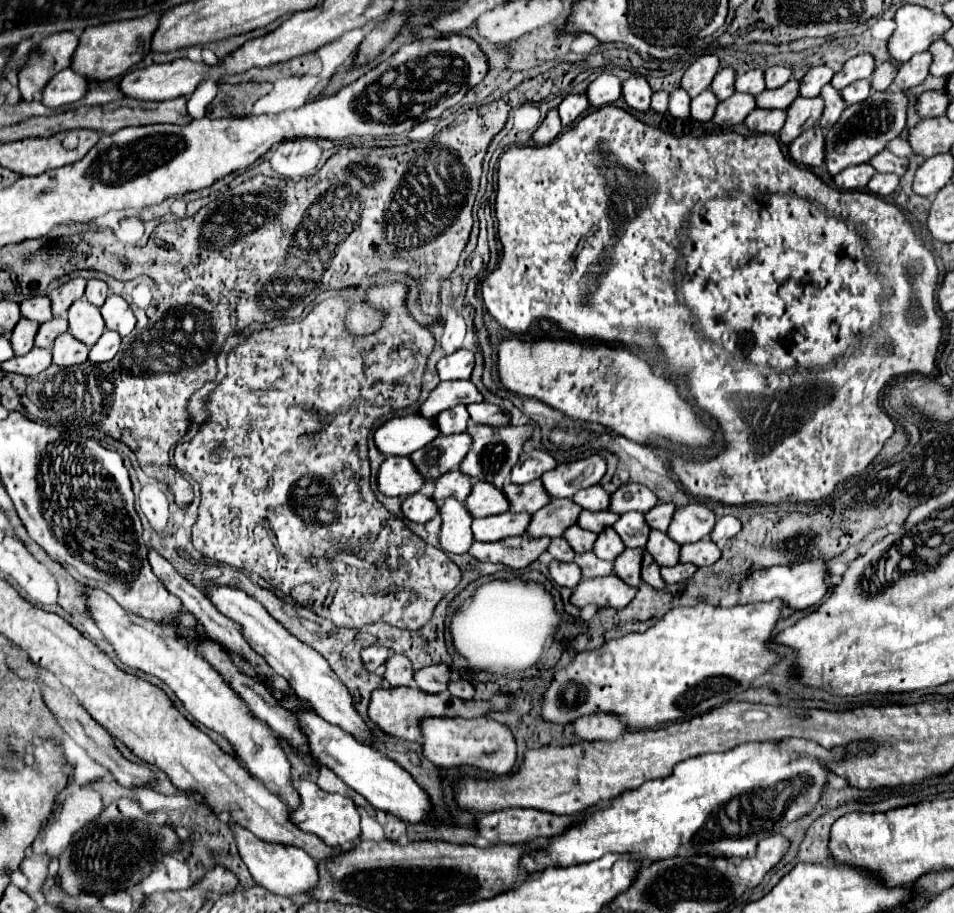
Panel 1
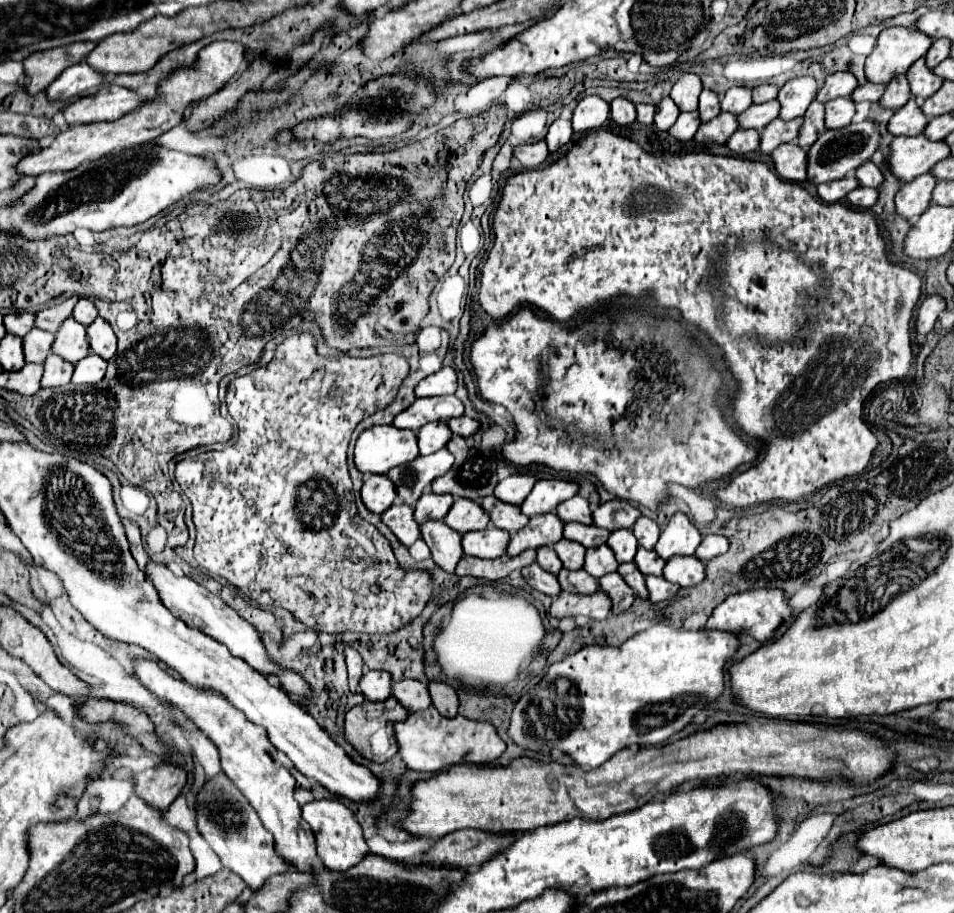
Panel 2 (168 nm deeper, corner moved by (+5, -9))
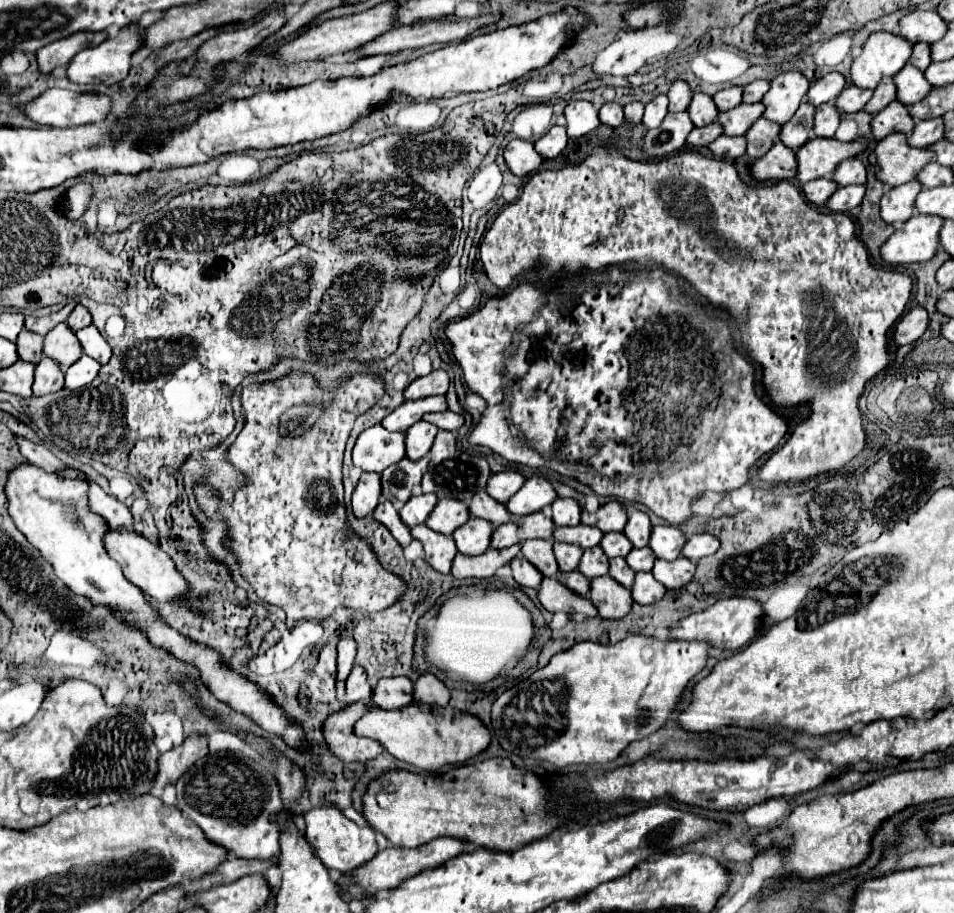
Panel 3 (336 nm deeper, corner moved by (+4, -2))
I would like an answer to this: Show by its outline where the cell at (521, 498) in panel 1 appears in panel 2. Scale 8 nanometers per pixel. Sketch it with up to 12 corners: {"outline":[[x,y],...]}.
{"outline":[[483,497],[493,527],[511,535],[527,525],[519,507]]}

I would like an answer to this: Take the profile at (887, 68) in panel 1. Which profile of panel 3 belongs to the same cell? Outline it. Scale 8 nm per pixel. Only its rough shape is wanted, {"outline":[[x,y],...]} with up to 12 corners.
{"outline":[[852,84],[836,98],[836,108],[858,112],[872,98],[872,90]]}

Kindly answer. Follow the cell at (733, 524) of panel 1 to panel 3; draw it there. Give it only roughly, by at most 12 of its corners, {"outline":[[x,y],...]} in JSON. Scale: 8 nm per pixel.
{"outline":[[712,534],[692,536],[682,554],[690,560],[712,556],[720,540]]}

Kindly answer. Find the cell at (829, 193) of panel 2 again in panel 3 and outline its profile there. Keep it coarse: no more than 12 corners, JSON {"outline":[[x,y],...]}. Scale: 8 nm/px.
{"outline":[[828,178],[804,184],[808,202],[822,206],[838,190]]}

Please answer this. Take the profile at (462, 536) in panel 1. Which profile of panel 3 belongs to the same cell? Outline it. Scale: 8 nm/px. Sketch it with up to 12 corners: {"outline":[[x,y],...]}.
{"outline":[[426,524],[414,526],[412,536],[426,548],[424,560],[450,574],[458,554],[454,538],[436,534]]}

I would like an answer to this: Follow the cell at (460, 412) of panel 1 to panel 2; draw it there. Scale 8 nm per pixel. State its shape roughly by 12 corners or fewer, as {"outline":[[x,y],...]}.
{"outline":[[427,423],[417,431],[419,453],[431,455],[447,445],[447,423]]}

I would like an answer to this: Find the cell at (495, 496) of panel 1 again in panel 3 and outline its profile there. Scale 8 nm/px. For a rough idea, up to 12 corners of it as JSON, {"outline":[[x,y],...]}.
{"outline":[[440,498],[426,526],[452,534],[470,520],[456,498]]}

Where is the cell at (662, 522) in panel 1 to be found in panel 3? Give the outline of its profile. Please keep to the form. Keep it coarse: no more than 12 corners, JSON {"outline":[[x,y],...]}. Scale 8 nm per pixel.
{"outline":[[642,510],[628,516],[624,534],[634,548],[648,546],[652,522]]}

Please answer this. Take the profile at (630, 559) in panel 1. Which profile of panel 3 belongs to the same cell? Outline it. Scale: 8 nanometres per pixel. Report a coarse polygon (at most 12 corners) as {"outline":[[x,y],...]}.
{"outline":[[610,576],[590,580],[602,618],[624,618],[632,606],[628,588]]}

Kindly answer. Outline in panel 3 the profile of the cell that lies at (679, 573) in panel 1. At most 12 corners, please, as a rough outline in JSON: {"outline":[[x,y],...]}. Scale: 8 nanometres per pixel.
{"outline":[[638,572],[632,598],[638,604],[654,604],[666,588],[652,572]]}

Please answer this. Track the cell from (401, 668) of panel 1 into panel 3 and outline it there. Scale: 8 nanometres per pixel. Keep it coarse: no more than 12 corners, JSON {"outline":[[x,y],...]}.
{"outline":[[356,666],[346,680],[346,704],[372,698],[364,668]]}

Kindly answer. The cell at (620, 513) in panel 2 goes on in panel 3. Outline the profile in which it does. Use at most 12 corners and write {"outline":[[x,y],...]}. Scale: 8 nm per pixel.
{"outline":[[616,500],[582,512],[582,524],[622,532],[626,506]]}

